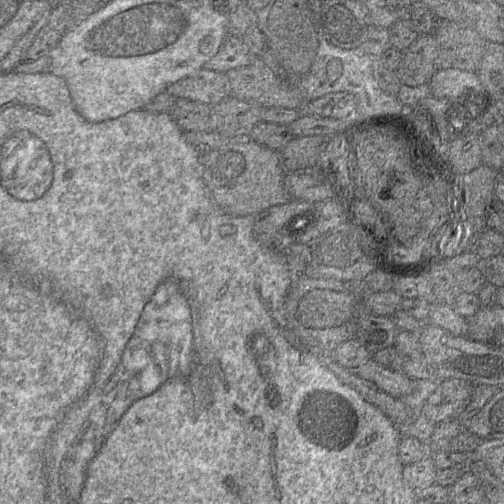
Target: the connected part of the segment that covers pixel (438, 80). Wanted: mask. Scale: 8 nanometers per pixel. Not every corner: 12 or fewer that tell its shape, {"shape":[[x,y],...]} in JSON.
{"shape":[[454,66],[429,81],[436,98],[488,98],[476,72]]}

